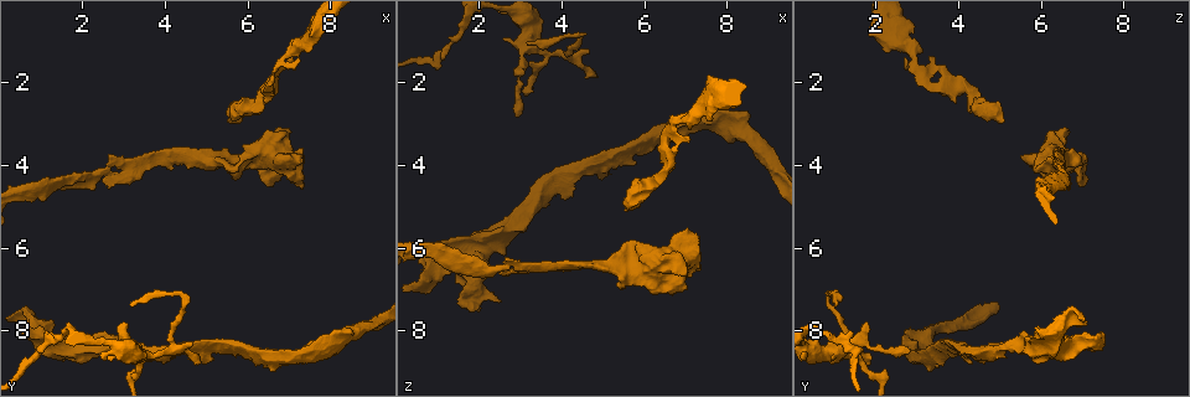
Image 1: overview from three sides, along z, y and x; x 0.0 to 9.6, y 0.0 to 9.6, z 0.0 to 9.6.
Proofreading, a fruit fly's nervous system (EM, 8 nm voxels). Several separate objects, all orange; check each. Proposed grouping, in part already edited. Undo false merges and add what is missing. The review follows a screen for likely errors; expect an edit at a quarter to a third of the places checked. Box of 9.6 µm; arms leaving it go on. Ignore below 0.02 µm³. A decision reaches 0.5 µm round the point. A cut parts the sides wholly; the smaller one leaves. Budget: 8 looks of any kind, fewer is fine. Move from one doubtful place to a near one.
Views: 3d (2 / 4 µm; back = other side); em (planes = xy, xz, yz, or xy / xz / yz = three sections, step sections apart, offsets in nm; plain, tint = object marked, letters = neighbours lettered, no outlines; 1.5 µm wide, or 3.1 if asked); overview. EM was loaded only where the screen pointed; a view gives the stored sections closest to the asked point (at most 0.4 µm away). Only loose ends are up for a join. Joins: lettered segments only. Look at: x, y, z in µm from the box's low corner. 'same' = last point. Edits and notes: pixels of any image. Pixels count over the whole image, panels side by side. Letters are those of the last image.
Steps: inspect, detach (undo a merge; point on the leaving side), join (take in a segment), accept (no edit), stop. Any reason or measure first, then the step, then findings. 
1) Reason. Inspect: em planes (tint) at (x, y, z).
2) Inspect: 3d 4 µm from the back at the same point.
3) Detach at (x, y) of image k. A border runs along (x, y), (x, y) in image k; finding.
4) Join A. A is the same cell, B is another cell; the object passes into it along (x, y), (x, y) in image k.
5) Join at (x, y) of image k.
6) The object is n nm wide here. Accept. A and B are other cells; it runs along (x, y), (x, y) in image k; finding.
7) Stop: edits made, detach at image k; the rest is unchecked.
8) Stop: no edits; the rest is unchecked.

Inspect: 3d 2 µm at (6.50, 2.15, 4.15).

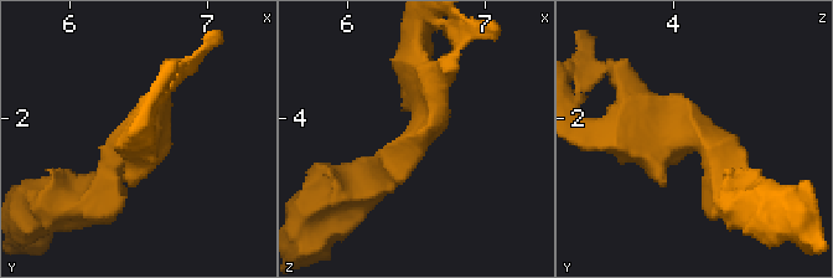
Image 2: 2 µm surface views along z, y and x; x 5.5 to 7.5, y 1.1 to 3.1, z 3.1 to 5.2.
Need the tissue. Inspect: em yz step 8 (letters) at (6.52, 2.14, 4.14).

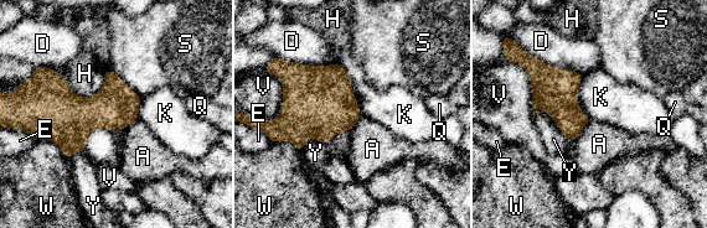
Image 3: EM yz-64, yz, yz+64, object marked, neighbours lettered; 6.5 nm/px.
The longest contact is with K, 380 nm. Accept. A, D, E, H, K, Q, S, V, W and Y are other cells; a border runs along (591, 119), (568, 143) in image 3; all the same neuron.

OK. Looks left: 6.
Inspect: em planes (letters) at (6.50, 4.55, 7.00).

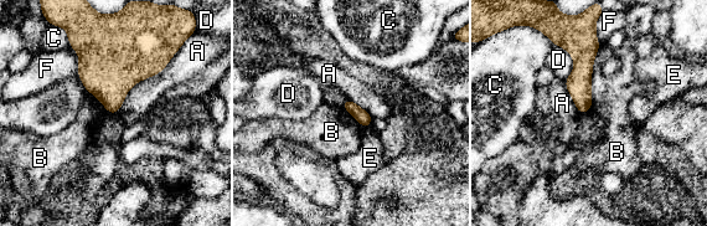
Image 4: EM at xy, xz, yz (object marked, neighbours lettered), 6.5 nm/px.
Accept. A, B, C, D, E and F are other cells; a border runs along (600, 46), (593, 61), (588, 111) in image 4; none of them fits.

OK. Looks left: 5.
Calibre changes. Inspect: em xy step 4 (tint) at (7.50, 0.95, 2.25).

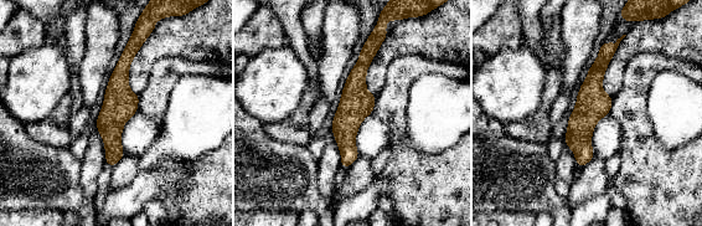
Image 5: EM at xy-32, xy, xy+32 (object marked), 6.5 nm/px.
Inspect: em xy step 4 (letters) at the same point.

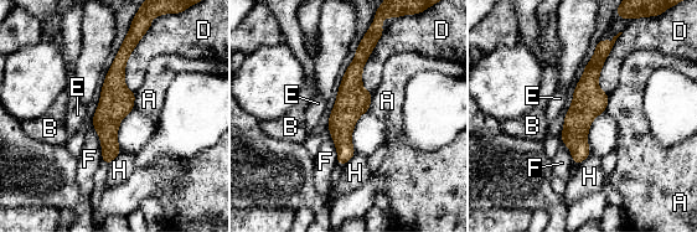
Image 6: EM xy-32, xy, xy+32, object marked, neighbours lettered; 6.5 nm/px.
The longest contact is with D, 400 nm. Accept. A, B, D, E, F and H are other cells; it runs along (371, 44), (354, 71), (340, 161) in image 6; continuous, no second neuron.

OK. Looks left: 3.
Stop: no edits; the rest is unchecked.

